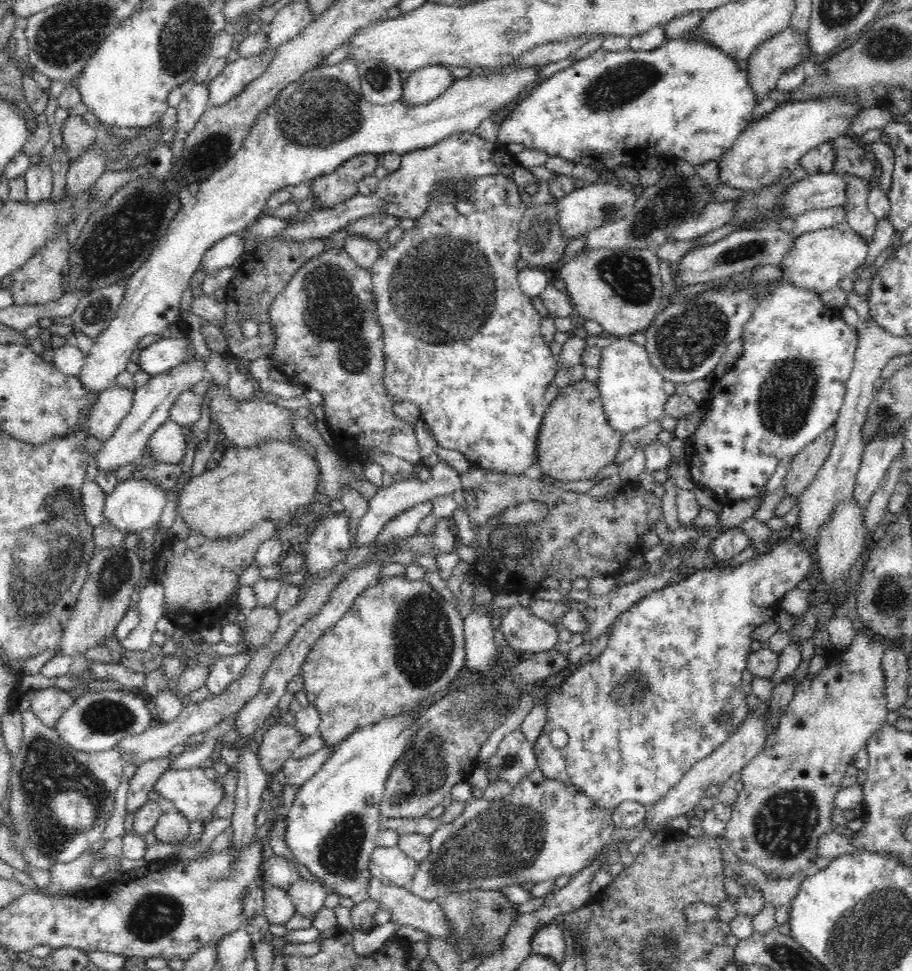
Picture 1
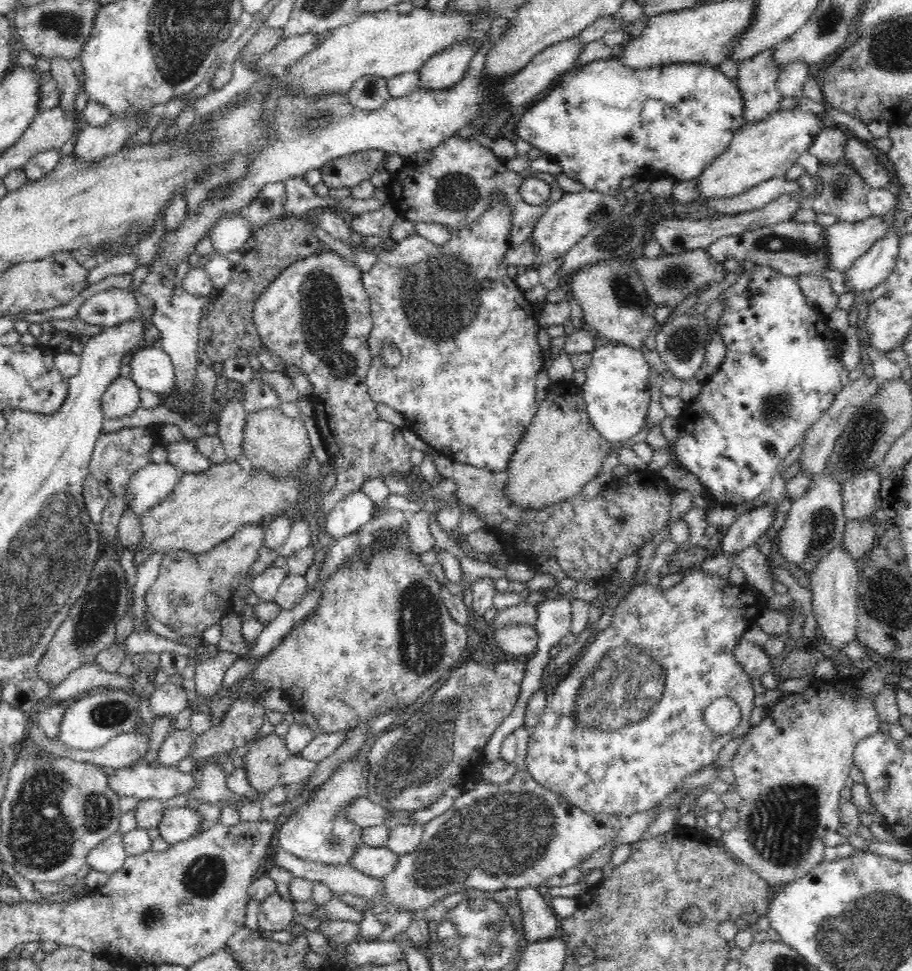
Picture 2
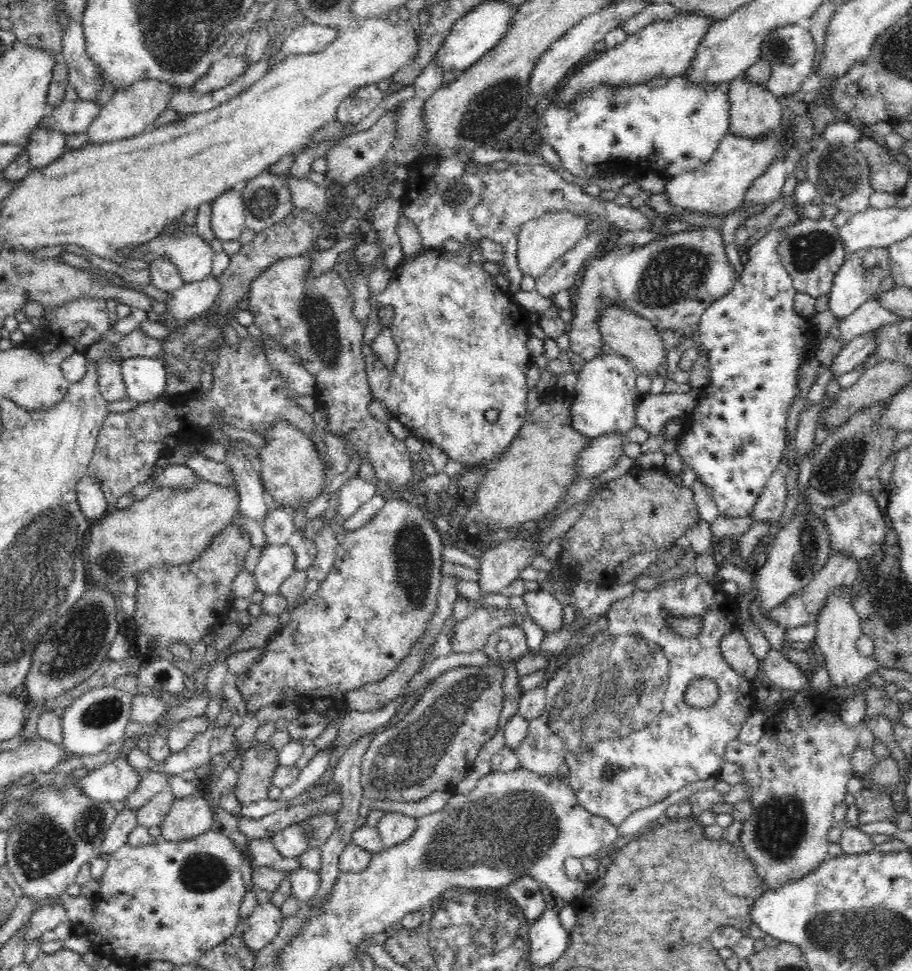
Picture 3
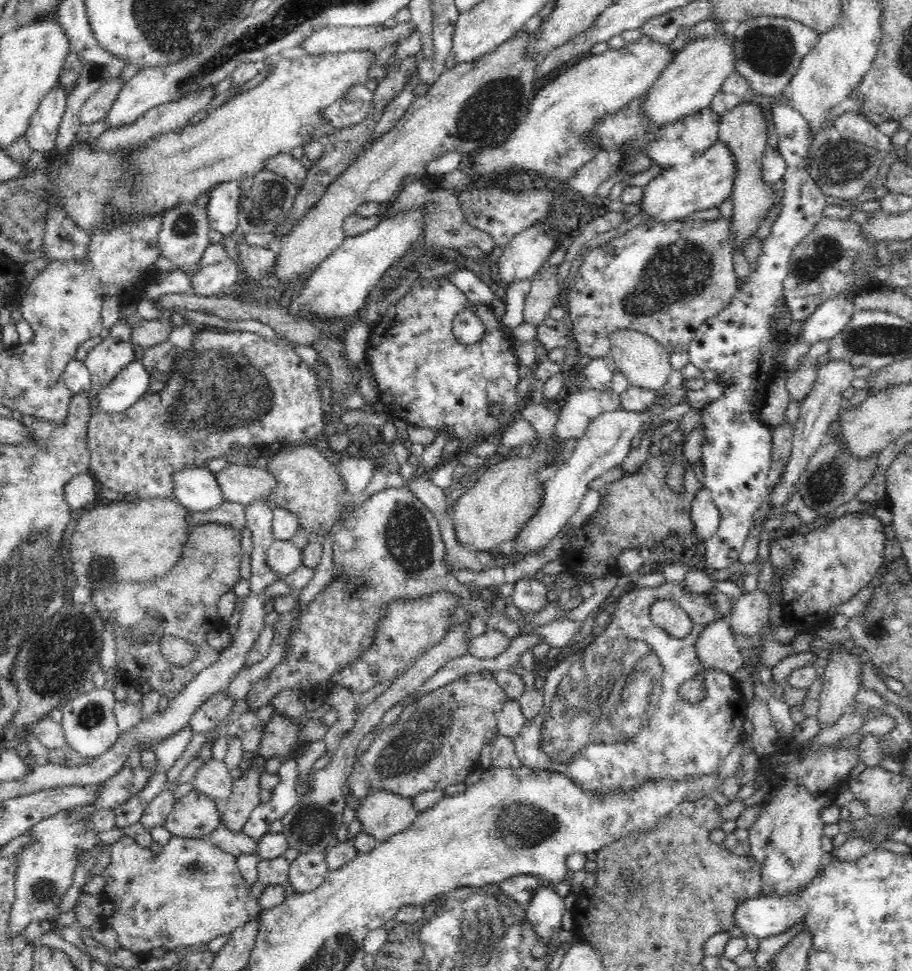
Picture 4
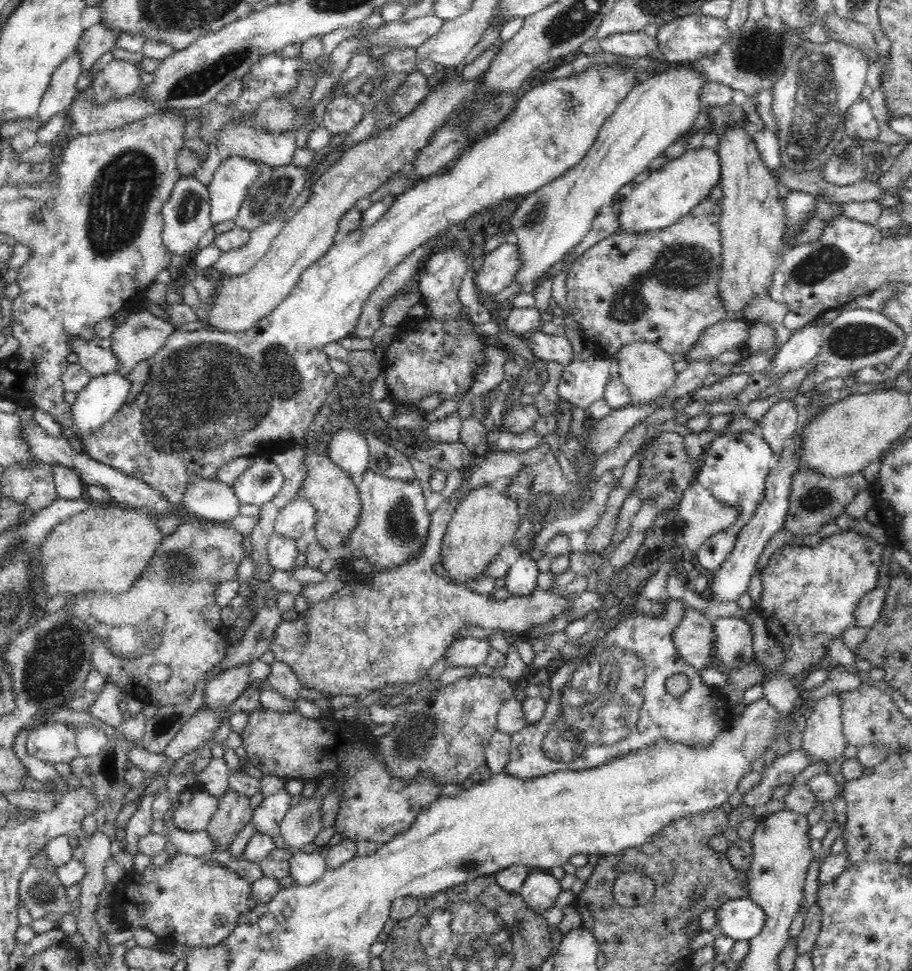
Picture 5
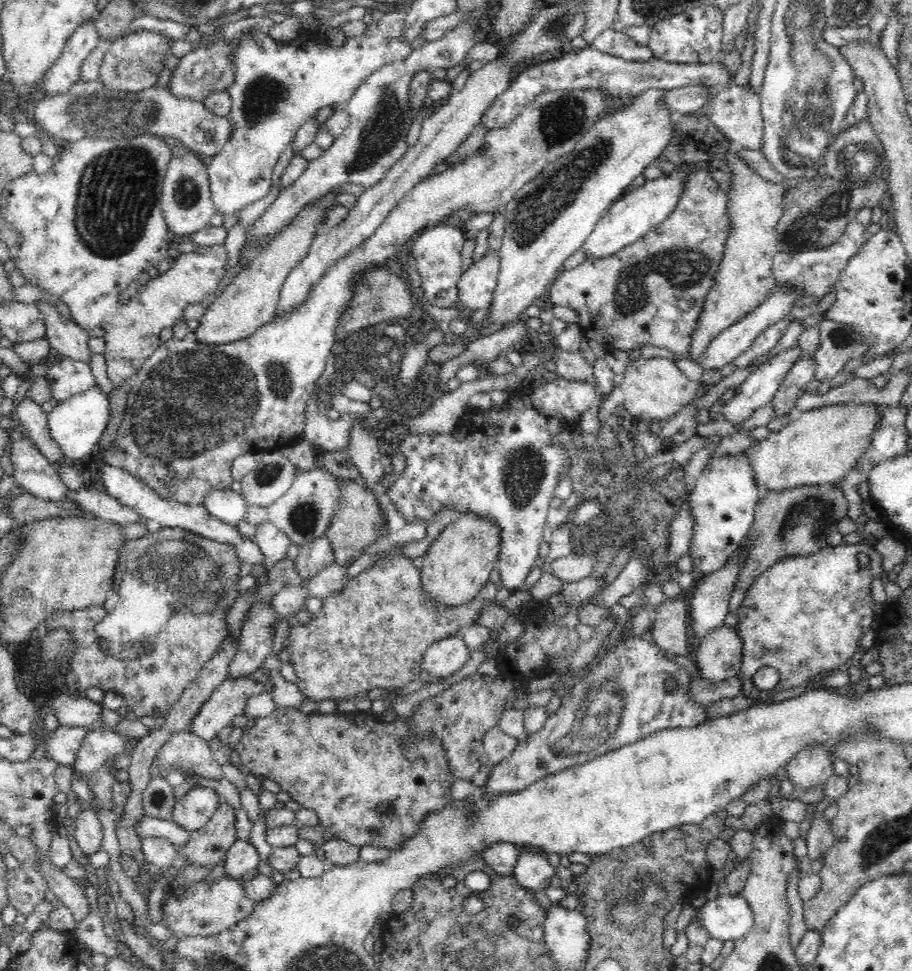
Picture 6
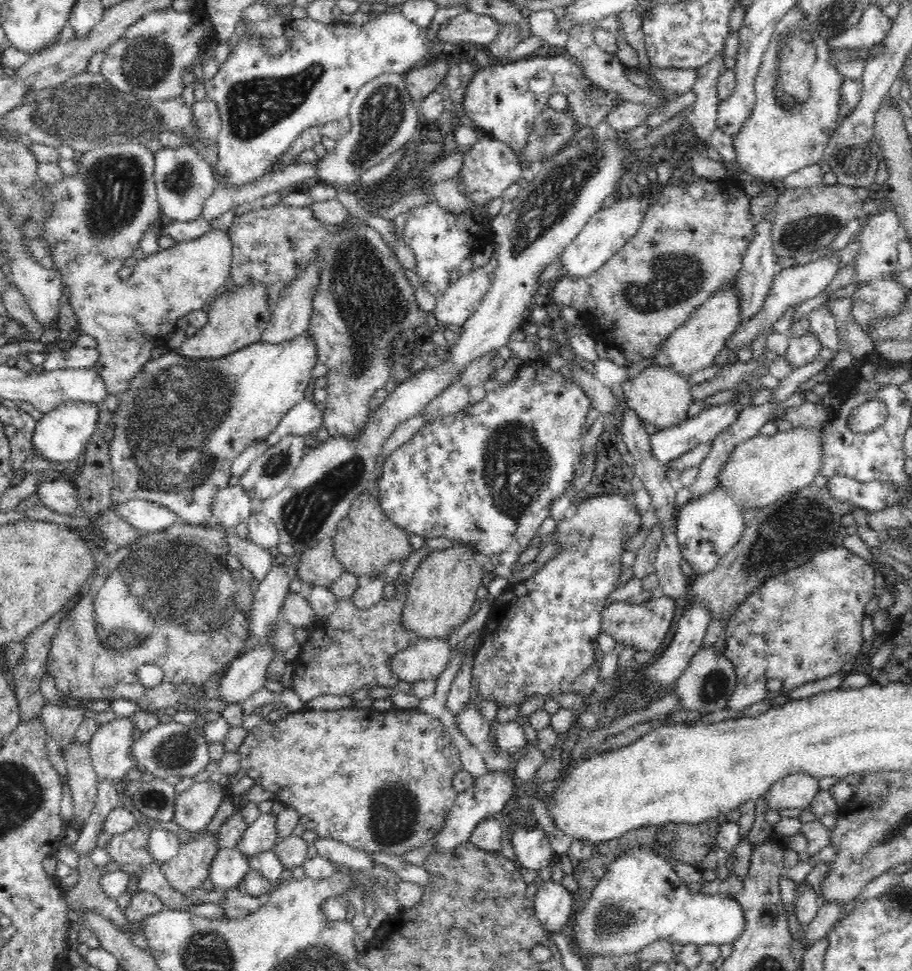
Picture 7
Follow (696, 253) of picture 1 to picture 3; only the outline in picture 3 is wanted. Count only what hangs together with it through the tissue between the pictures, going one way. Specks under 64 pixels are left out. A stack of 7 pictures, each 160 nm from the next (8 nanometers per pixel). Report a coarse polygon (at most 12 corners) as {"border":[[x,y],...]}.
{"border":[[833,219],[786,226],[776,250],[796,293],[831,292],[848,257]]}

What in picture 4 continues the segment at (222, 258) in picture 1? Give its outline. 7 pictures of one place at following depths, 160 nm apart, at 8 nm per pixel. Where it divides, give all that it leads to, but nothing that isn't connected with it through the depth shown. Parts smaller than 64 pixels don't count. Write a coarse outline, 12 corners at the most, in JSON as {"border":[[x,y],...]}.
{"border":[[240,181],[216,184],[207,203],[210,226],[238,226]]}

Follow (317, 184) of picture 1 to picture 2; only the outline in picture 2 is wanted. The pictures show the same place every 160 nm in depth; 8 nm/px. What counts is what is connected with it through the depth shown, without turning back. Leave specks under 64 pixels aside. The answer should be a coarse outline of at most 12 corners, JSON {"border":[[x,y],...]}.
{"border":[[370,149],[328,160],[329,189],[350,190],[383,166],[387,155]]}

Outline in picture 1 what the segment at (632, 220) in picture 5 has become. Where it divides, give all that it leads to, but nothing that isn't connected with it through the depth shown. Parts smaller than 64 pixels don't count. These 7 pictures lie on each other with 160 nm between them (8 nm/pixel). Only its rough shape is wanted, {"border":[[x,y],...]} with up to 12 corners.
{"border":[[841,98],[779,104],[719,158],[746,193],[788,178],[862,110]]}

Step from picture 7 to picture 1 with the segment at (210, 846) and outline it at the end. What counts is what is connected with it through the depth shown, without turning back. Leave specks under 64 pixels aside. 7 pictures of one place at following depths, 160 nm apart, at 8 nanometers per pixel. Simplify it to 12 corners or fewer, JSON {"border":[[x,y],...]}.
{"border":[[282,721],[262,736],[258,761],[266,776],[283,769],[305,738]]}

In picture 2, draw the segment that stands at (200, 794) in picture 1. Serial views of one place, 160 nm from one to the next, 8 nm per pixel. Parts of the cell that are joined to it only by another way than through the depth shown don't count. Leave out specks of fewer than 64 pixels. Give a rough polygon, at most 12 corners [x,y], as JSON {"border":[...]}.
{"border":[[143,761],[108,785],[126,804],[171,800],[198,788],[191,773]]}

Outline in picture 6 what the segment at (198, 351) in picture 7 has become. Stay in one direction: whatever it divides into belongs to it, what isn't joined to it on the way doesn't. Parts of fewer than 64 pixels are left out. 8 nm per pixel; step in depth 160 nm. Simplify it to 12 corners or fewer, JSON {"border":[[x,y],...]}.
{"border":[[337,189],[302,209],[206,303],[198,343],[273,322],[284,282],[325,230]]}

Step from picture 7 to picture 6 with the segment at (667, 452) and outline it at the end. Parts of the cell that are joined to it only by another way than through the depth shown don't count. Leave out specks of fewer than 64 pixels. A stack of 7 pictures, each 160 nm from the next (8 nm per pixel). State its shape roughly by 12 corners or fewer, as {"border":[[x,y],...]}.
{"border":[[797,345],[754,369],[718,422],[739,424],[772,402],[799,361]]}

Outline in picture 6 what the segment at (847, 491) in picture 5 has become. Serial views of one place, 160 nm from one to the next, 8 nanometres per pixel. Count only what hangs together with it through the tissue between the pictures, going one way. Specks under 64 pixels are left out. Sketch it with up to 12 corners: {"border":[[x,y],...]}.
{"border":[[838,483],[769,492],[733,590],[808,556],[848,514]]}

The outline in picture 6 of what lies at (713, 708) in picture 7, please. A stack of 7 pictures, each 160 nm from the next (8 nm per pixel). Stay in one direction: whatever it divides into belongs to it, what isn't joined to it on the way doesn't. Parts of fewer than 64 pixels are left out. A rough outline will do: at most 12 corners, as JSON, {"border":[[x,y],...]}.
{"border":[[720,626],[696,646],[698,677],[725,684],[741,671],[738,631]]}

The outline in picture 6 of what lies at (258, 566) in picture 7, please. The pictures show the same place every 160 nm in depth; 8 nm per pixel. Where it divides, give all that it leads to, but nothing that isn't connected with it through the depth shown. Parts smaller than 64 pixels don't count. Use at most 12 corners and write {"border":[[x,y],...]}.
{"border":[[99,467],[102,490],[154,527],[230,544],[242,564],[264,553],[204,505],[160,498],[133,474]]}

